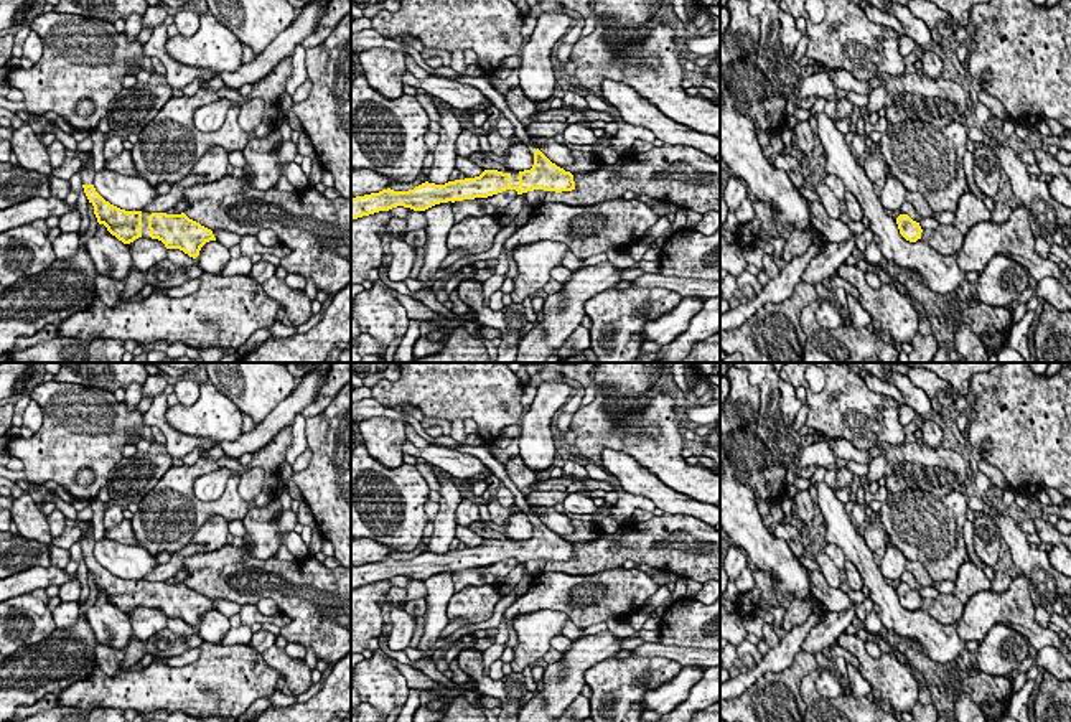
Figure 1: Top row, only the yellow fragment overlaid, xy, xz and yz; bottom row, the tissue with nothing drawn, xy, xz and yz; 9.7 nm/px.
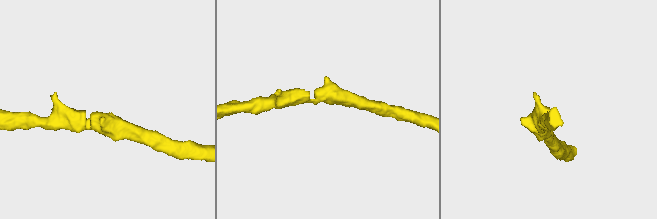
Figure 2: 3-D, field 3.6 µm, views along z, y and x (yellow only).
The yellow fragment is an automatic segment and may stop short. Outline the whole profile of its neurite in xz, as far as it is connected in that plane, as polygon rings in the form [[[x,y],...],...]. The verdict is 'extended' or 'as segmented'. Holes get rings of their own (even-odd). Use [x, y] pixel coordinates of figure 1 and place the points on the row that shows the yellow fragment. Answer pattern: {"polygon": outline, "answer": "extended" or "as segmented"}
{"polygon": [[[537,148],[534,150],[534,165],[531,170],[484,170],[479,176],[455,180],[445,185],[425,181],[409,191],[387,188],[379,193],[356,196],[351,199],[351,219],[389,211],[397,206],[425,211],[440,203],[488,198],[506,190],[516,190],[517,195],[534,190],[562,193],[575,190],[575,181],[570,171],[552,163]]], "answer": "extended"}

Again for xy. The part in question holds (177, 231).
{"polygon": [[[89,160],[89,165],[81,170],[84,193],[94,206],[97,223],[104,224],[124,244],[138,237],[152,237],[161,241],[166,249],[180,249],[196,259],[206,242],[216,241],[211,229],[189,219],[185,213],[125,211],[110,204],[96,191],[94,176],[96,170],[92,160]]], "answer": "extended"}

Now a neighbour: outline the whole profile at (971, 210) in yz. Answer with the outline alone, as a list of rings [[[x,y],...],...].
[[[970,191],[962,193],[954,211],[954,227],[966,236],[969,229],[980,221],[994,221],[985,203]]]

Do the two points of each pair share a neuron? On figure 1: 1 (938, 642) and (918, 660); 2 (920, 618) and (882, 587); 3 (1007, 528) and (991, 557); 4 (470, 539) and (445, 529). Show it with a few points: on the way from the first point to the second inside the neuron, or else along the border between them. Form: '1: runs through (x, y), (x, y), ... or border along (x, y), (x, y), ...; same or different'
1: border along (893, 632), (913, 638), (931, 658), (954, 666); different
2: runs through (908, 618), (887, 599); same
3: border along (986, 515), (996, 525); different
4: border along (457, 526), (453, 536); different

